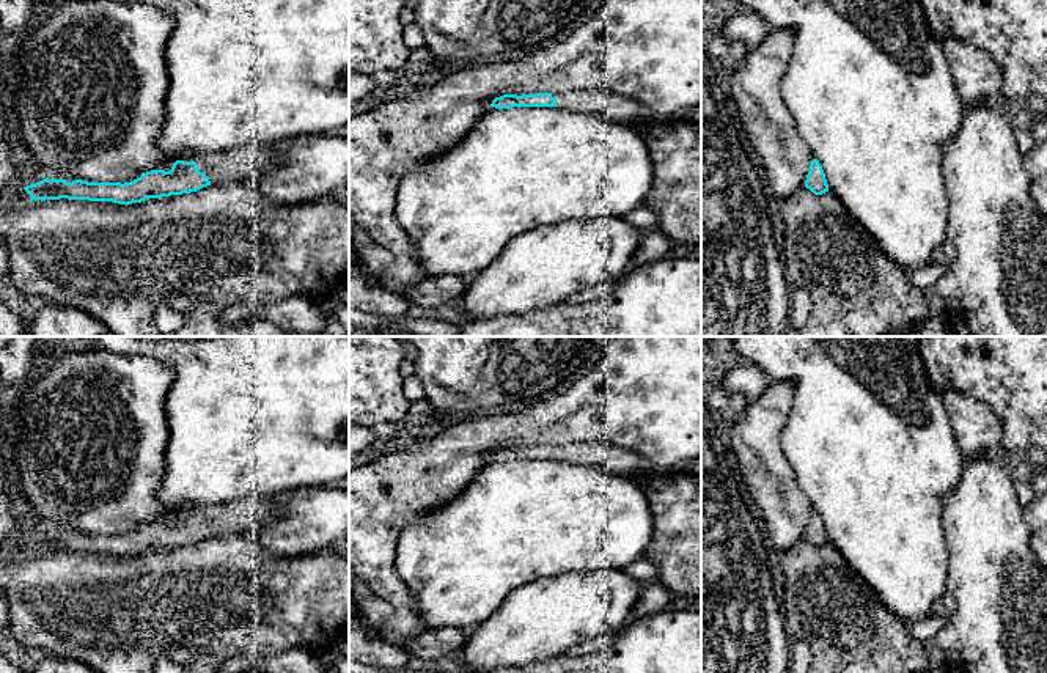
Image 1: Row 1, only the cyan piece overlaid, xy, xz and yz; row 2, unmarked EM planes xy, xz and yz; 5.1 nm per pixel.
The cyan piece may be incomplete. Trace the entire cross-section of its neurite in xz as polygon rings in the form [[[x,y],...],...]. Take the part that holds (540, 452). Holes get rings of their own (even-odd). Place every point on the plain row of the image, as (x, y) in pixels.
[[[575,442],[571,445],[503,447],[490,456],[495,461],[560,459],[574,464],[608,469],[626,478],[662,472],[646,456],[612,442]]]

